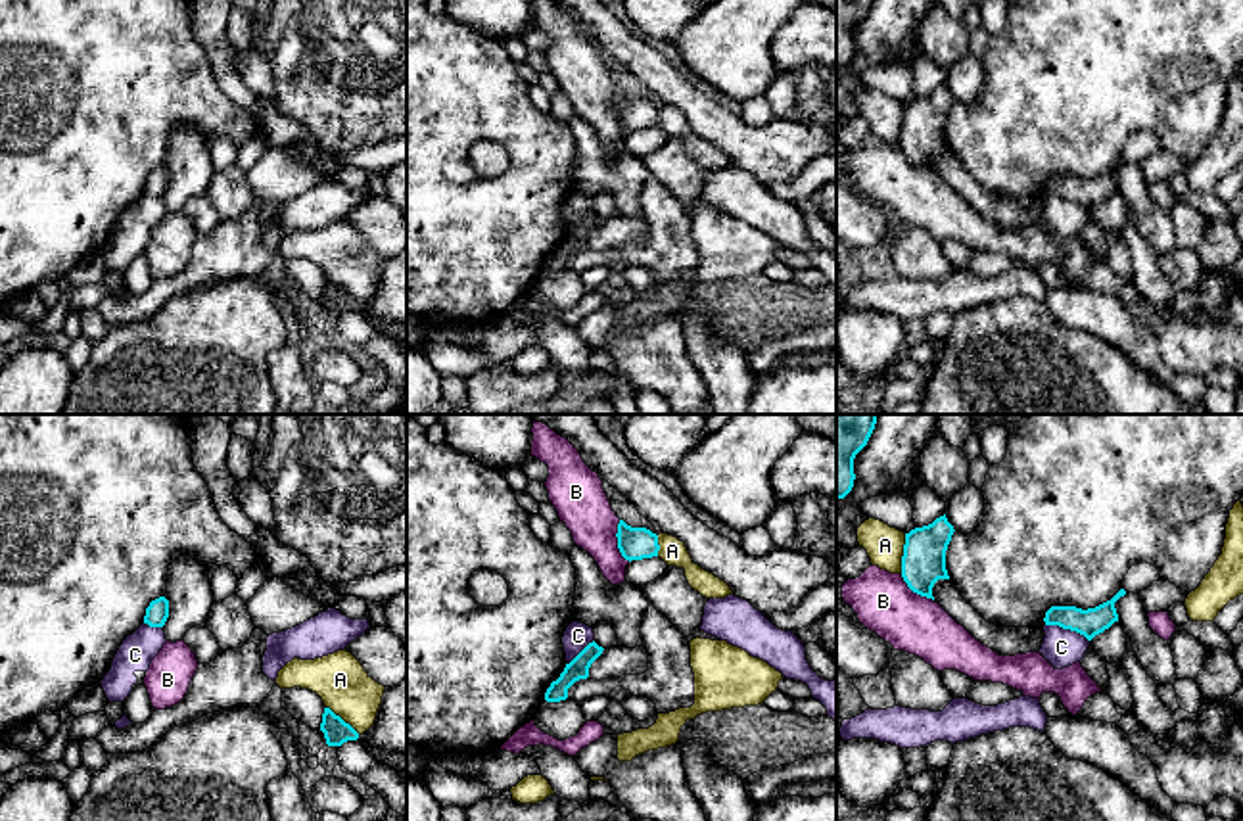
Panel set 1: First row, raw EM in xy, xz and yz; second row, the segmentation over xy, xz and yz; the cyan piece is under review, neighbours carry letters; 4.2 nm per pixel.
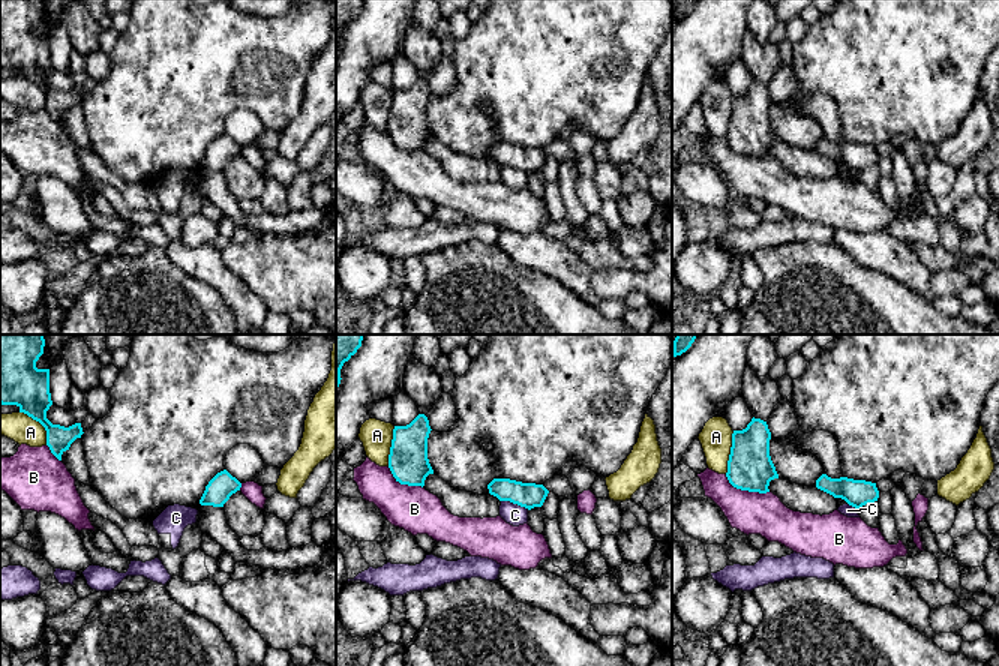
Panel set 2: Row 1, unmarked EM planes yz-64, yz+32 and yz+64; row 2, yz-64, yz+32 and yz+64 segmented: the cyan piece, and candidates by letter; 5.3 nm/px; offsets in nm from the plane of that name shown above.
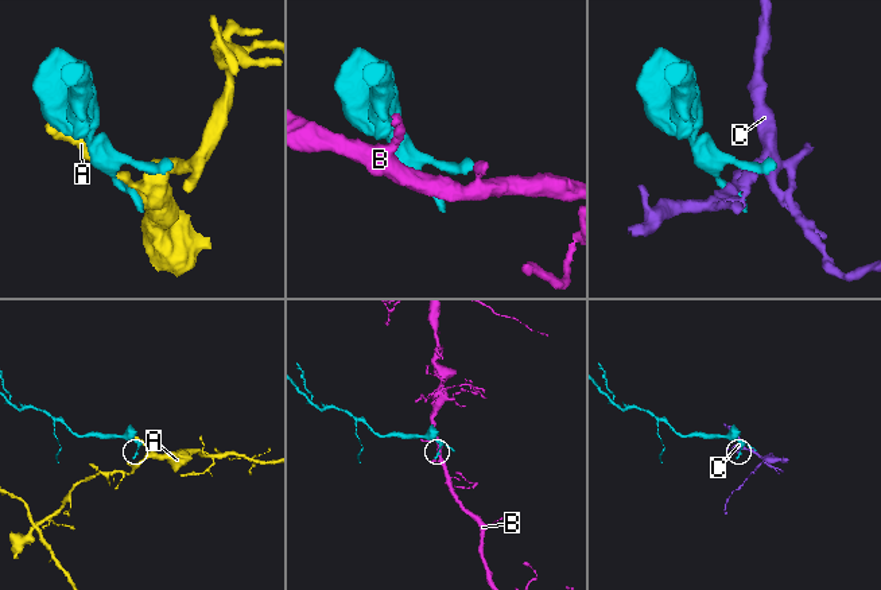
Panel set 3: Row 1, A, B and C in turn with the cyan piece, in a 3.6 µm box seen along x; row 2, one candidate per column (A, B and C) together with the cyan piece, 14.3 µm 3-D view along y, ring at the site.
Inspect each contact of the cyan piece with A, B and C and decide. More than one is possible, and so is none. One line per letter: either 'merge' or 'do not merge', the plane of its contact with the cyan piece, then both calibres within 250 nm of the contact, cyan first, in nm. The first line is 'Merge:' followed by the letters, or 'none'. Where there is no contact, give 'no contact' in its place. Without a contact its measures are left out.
Merge: none
A: do not merge; contact in yz; calibres 190 and 160 nm
B: do not merge; contact in xz; calibres 140 and 220 nm
C: do not merge; contact in yz; calibres 120 and 160 nm

